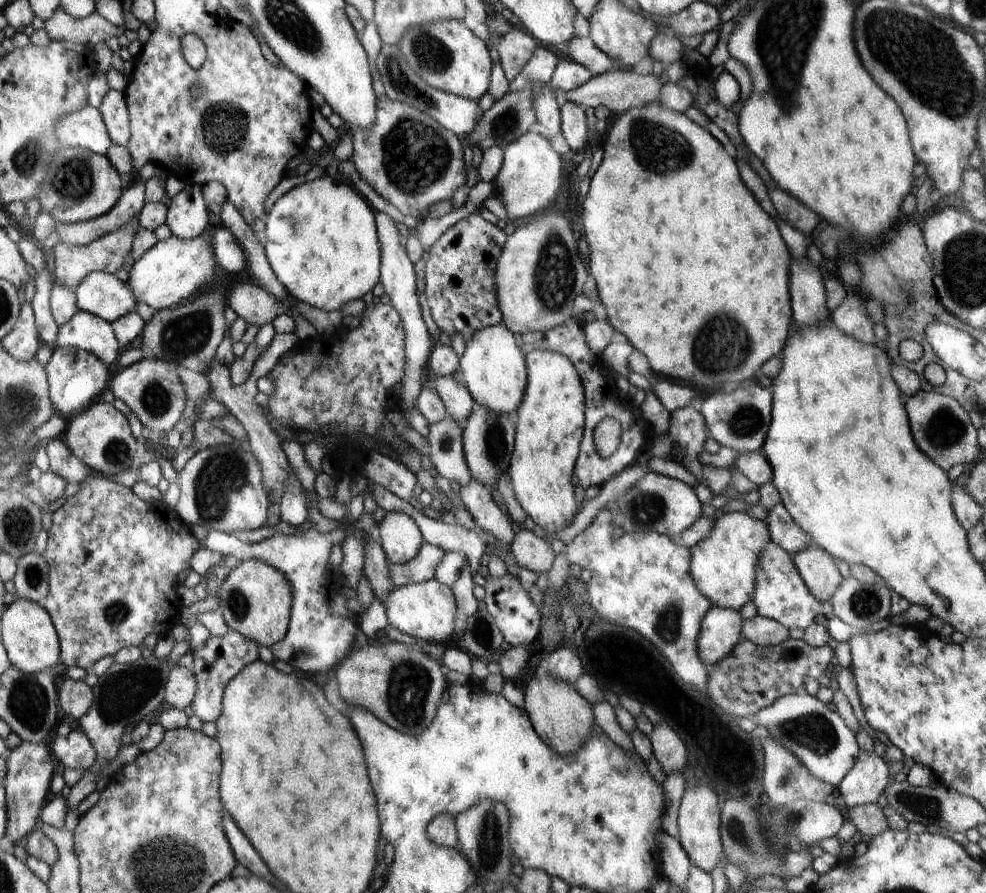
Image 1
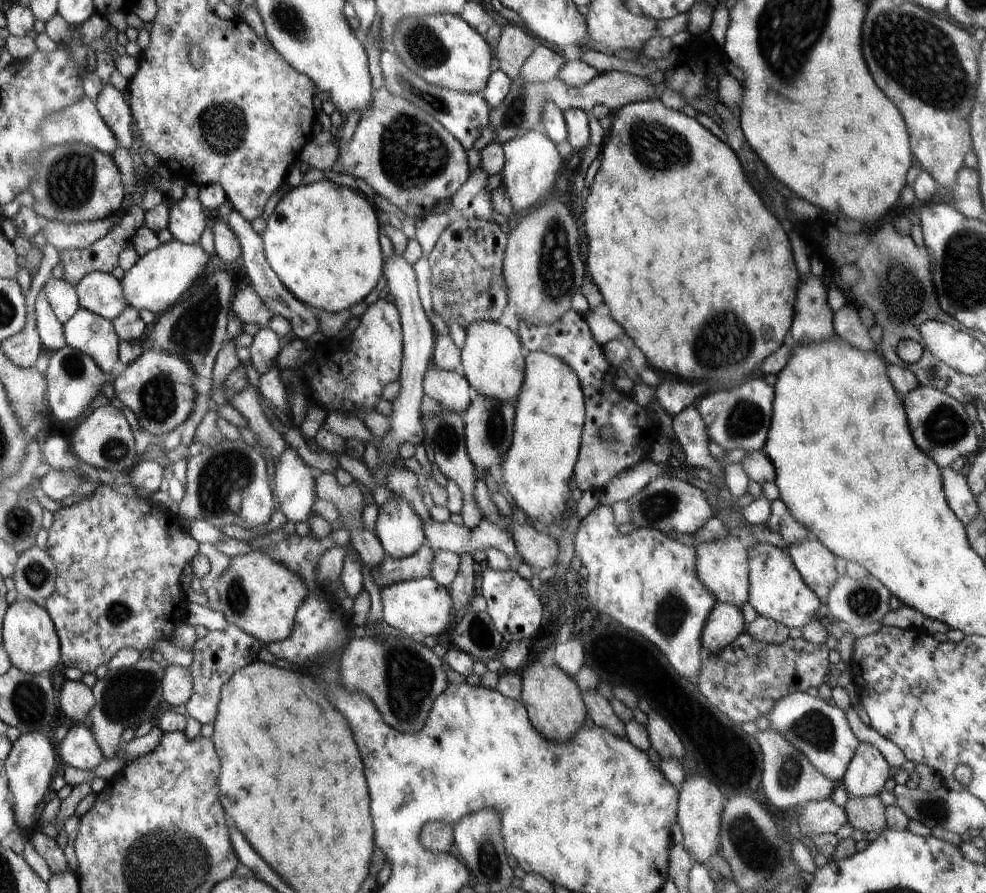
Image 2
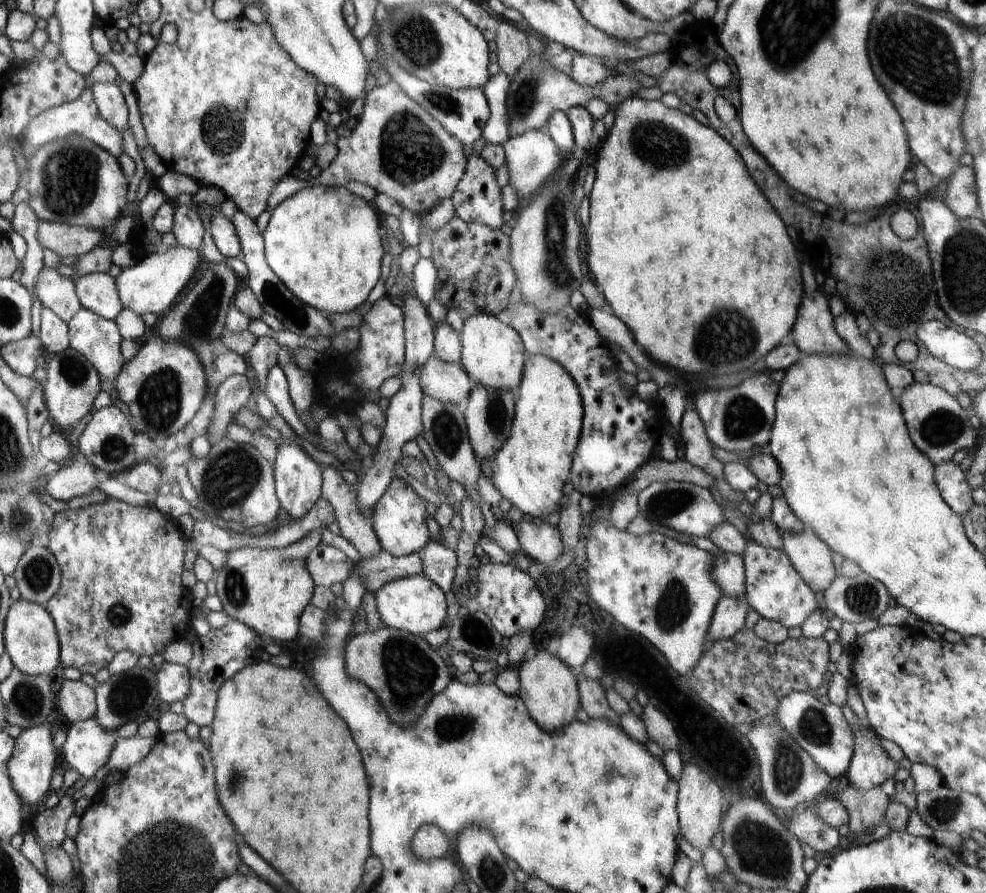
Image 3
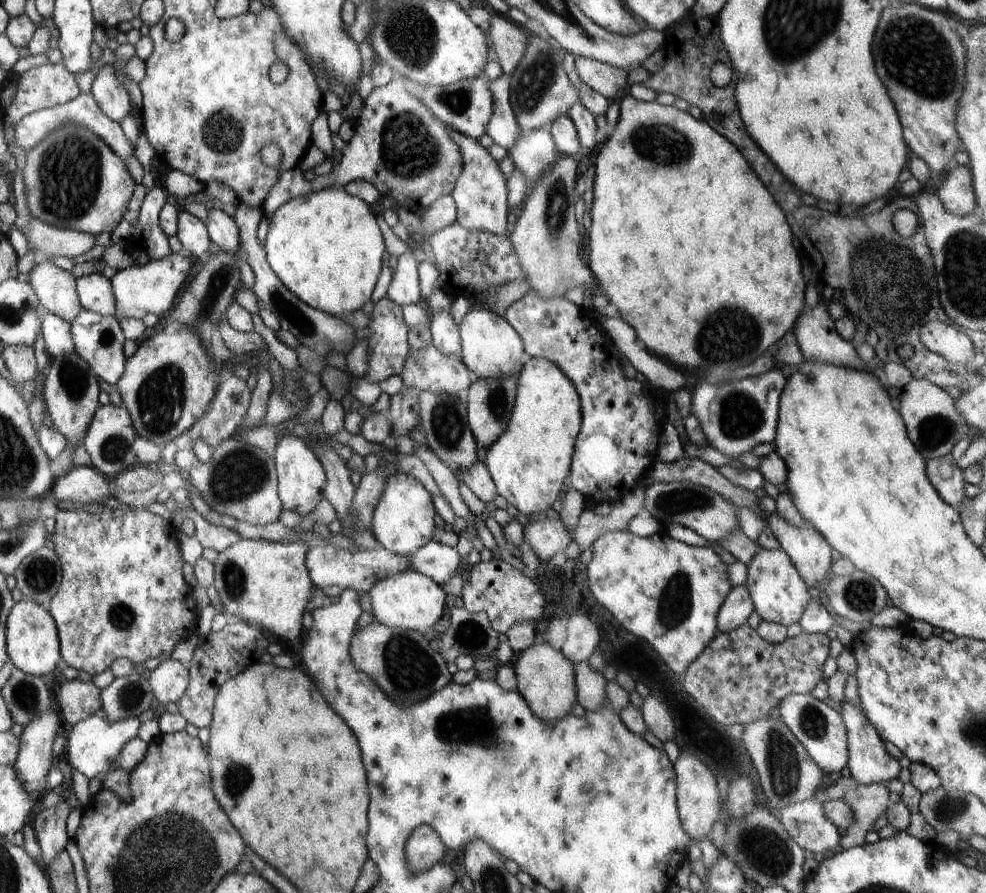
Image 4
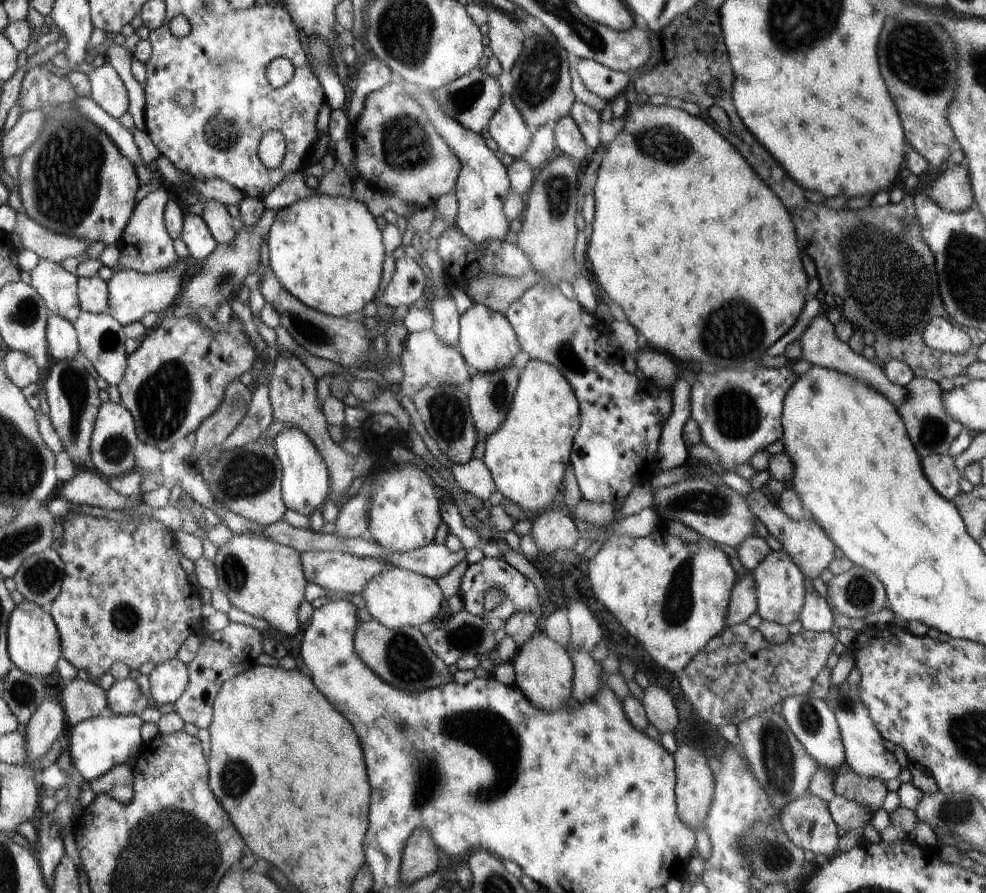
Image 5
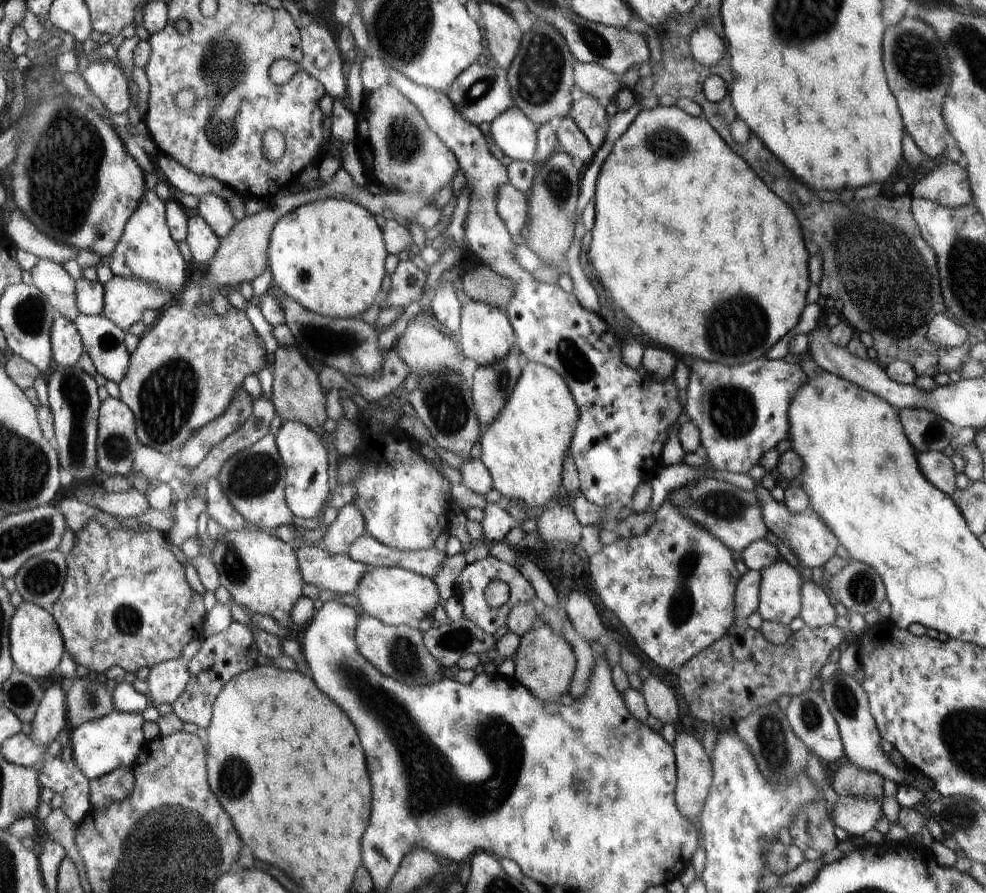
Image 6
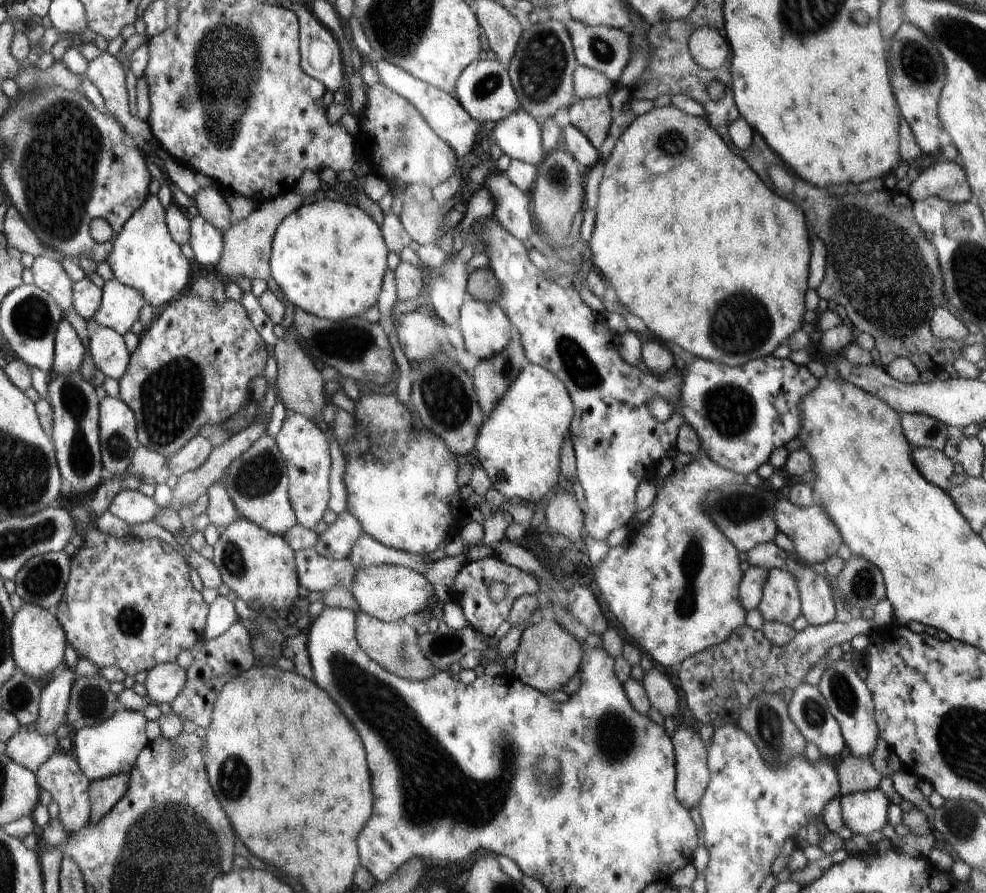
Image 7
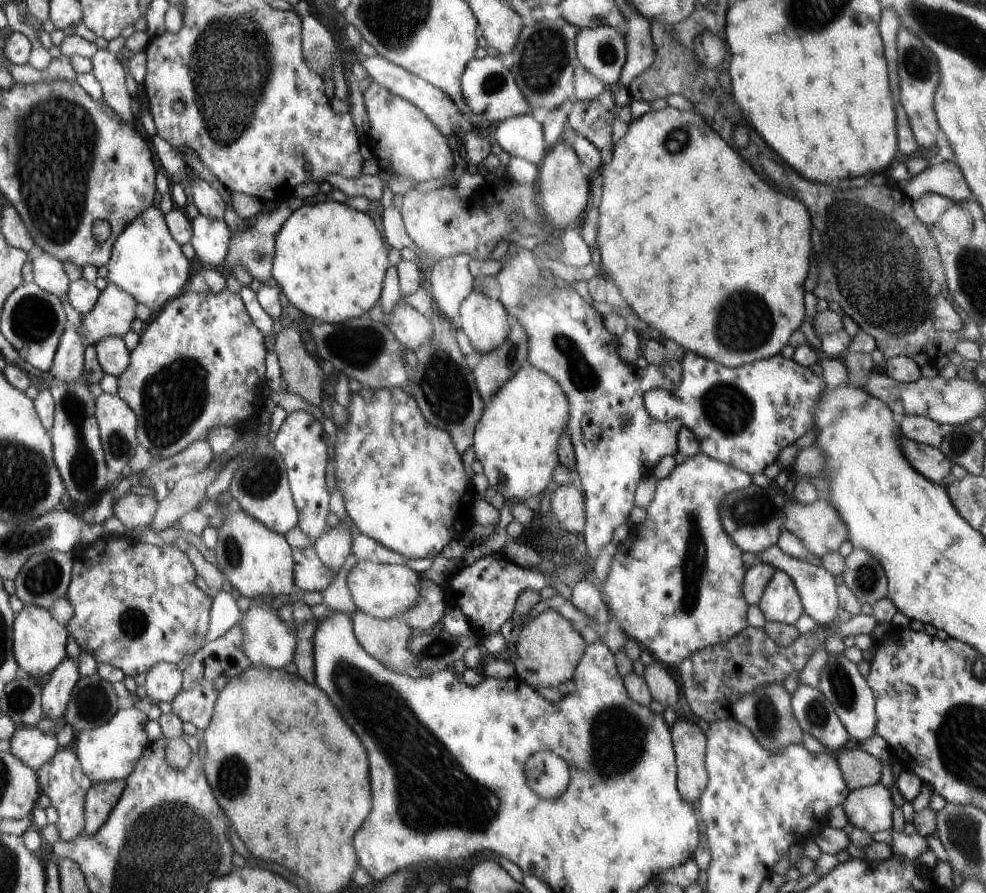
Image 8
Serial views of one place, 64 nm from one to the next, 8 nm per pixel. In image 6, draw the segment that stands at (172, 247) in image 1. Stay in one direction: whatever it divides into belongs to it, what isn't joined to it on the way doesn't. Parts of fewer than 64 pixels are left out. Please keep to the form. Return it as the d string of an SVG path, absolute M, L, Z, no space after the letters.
M114 276L103 288L104 310L100 316L114 322L125 333L141 322L144 310L161 312L173 299L172 292L156 290L140 278Z

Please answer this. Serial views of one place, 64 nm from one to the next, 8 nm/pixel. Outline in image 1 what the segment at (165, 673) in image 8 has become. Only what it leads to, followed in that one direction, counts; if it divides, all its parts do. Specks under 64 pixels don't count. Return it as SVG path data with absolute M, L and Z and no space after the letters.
M175 666L169 672L164 694L168 704L172 704L174 709L183 711L186 706L193 704L197 694L195 674L189 668Z

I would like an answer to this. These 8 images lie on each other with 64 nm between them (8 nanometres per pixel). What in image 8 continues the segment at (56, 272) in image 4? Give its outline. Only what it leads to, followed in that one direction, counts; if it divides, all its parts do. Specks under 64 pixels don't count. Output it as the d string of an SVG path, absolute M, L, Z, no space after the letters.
M38 251L31 263L34 269L32 270L34 273L33 282L49 294L58 296L66 304L71 281L64 272L63 262L53 258L50 254Z

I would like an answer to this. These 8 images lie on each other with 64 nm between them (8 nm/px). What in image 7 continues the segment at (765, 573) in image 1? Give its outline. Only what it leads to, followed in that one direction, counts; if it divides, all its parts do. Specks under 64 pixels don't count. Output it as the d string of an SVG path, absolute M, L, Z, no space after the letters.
M780 568L768 571L763 587L760 605L757 607L764 621L775 621L792 625L801 616L801 601L796 578L788 571Z

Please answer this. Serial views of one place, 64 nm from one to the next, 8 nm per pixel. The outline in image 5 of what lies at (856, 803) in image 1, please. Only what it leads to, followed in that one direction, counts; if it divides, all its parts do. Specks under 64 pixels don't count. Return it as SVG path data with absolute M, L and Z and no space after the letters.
M844 680L836 688L830 686L825 701L828 708L834 712L840 728L842 744L845 750L845 766L854 770L858 776L878 778L884 783L900 776L902 768L893 754L885 750L883 746L885 739L878 732L878 728L874 726L868 708L860 700L859 688L849 686L848 681Z

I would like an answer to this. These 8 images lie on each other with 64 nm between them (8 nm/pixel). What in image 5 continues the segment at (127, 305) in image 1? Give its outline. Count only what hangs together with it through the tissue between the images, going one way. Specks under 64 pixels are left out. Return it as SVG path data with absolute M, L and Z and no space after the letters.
M98 275L77 278L77 296L81 311L106 315L110 312L107 282Z

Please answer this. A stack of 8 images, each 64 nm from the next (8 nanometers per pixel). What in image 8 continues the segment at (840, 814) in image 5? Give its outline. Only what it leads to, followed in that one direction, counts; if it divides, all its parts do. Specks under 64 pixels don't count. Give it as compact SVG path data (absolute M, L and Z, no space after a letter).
M881 782L850 791L842 804L848 822L872 835L893 829L892 812L895 808L890 790Z

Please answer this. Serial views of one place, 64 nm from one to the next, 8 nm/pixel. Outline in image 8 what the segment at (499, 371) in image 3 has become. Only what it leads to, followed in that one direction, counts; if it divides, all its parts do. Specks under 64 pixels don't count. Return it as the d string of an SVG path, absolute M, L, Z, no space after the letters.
M478 289L464 298L459 309L458 327L470 340L474 350L482 354L492 352L506 342L511 322L506 308Z

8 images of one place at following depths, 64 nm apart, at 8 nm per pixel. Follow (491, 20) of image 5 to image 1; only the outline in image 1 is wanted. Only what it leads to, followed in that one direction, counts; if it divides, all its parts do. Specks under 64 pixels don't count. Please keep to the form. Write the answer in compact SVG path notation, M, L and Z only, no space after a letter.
M512 28L507 34L501 36L496 44L498 60L510 82L520 74L537 46L531 34L516 28Z

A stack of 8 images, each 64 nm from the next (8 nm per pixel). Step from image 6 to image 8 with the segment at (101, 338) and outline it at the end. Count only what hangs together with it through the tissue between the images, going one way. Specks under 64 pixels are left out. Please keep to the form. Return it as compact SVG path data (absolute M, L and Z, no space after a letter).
M108 336L96 344L96 360L105 374L118 379L129 366L130 351L123 338Z

